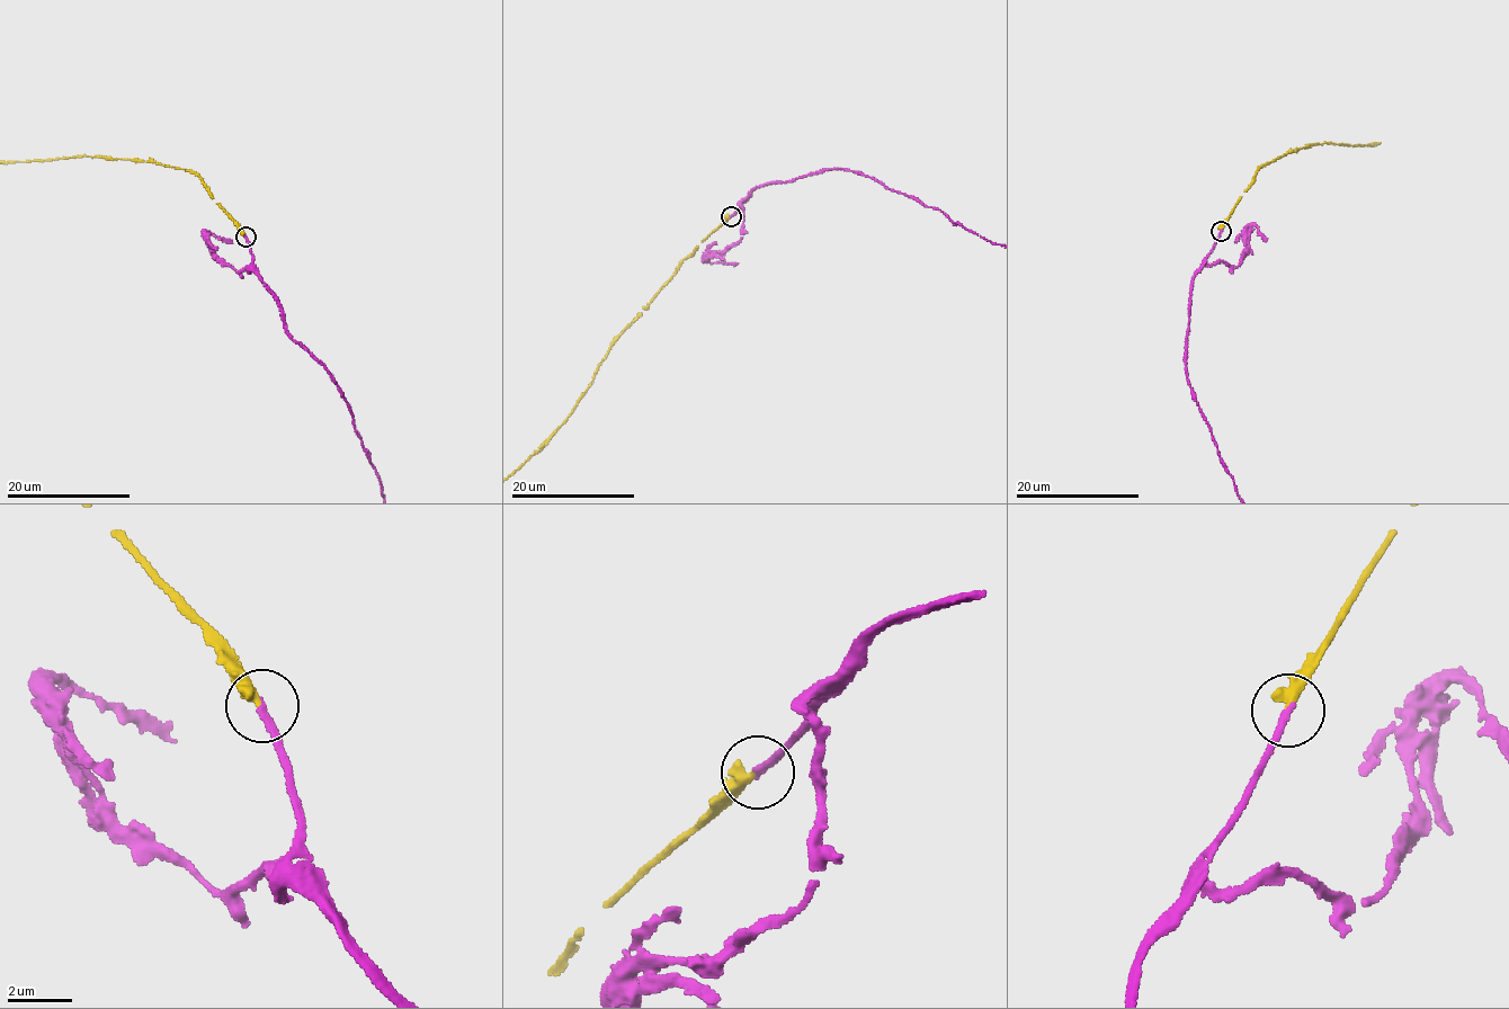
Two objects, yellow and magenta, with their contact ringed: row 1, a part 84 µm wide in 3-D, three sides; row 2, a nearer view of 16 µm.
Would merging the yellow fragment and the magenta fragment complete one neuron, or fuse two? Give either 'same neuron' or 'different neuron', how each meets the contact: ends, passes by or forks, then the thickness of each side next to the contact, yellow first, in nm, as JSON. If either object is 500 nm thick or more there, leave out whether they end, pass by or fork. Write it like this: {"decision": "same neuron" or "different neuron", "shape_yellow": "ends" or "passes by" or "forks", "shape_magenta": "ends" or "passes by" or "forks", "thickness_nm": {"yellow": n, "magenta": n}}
{"decision": "same neuron", "shape_yellow": "ends", "shape_magenta": "ends", "thickness_nm": {"yellow": 400, "magenta": 240}}

